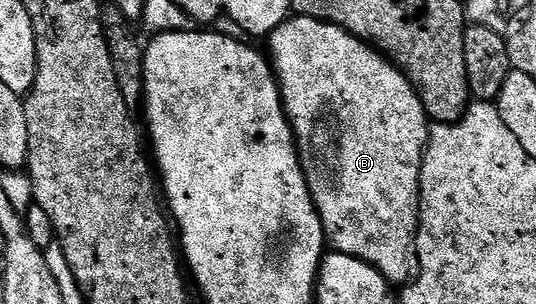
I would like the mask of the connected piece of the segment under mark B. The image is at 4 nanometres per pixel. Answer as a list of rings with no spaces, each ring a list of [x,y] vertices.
[[[291,16],[269,34],[268,42],[270,42],[268,57],[274,67],[274,77],[278,80],[278,90],[282,94],[282,106],[286,110],[286,119],[290,122],[290,129],[294,132],[294,141],[298,147],[298,159],[302,165],[314,206],[322,221],[329,249],[367,262],[369,266],[380,271],[386,277],[386,281],[391,284],[413,282],[418,272],[418,253],[414,247],[414,241],[418,235],[420,168],[422,167],[422,154],[426,150],[426,141],[430,138],[426,109],[420,96],[414,91],[414,85],[406,79],[406,75],[389,58],[383,56],[374,47],[361,42],[347,30],[332,25],[331,22]]]

